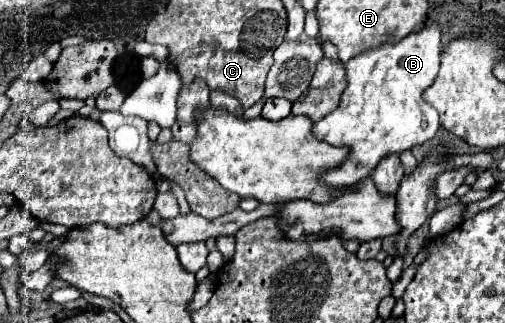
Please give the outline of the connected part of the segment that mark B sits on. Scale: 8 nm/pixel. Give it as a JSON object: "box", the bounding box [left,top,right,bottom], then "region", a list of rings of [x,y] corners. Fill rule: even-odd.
{"box":[312,23,440,185],"region":[[[428,23],[396,43],[382,43],[374,49],[366,49],[346,63],[348,85],[340,97],[338,109],[314,123],[312,129],[320,141],[350,147],[348,161],[324,177],[328,185],[354,185],[362,177],[368,177],[382,157],[412,149],[436,135],[440,127],[438,111],[422,99],[422,91],[430,87],[438,75],[440,45],[440,25]]]}

